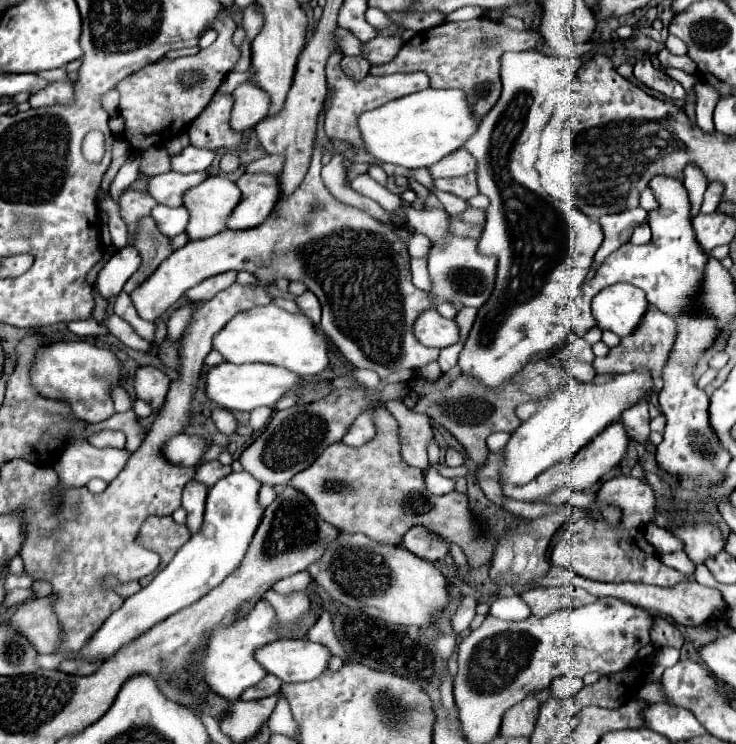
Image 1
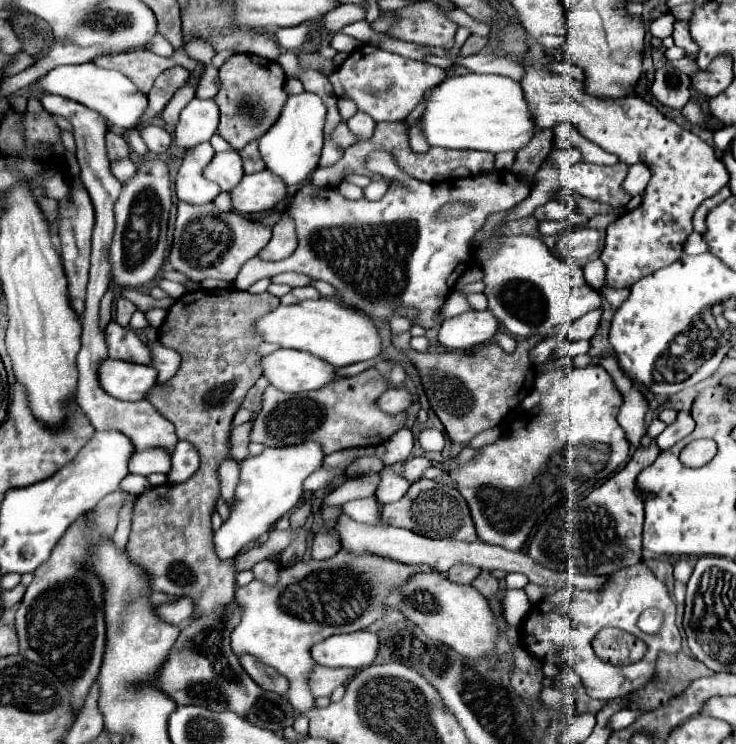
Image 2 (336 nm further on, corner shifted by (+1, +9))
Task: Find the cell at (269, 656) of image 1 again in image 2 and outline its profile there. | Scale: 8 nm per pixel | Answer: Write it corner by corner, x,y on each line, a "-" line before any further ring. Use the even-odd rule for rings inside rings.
355,631
347,635
335,635
311,649
317,665
327,667
369,667
379,653
379,637
371,631

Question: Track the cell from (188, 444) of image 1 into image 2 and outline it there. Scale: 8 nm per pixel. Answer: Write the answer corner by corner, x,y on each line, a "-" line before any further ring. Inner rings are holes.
149,449
149,451
137,451
135,457
131,459
129,465
131,473
137,475
151,475
151,473
163,473
169,475
171,471
171,459
167,453
163,453
161,449

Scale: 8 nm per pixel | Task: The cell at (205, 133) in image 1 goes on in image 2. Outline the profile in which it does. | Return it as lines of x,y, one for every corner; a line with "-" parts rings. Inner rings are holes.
247,53
231,55
219,67
219,77
221,77
221,89
213,97
221,113
217,133
235,151
241,151
249,141
255,141
261,135
265,135
271,129
271,125
279,119
279,113
287,101
287,93
285,93
287,79
277,61
263,59
259,55
247,55

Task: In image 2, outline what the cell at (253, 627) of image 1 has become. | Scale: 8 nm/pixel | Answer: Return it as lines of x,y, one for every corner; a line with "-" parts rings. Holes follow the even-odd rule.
341,549
333,557
325,561
315,561
315,559
303,559
297,561
295,565
281,567
279,569
279,581
275,585
267,585
263,581
251,581
245,587
237,587
235,591
235,601
241,607
241,623
235,627
231,633
231,649
235,655
251,653
265,665
275,667
279,673
283,673
289,683
291,683
291,705
299,709
301,713
309,711
315,707
315,699
309,691
309,673
315,667
315,661
311,657
311,647
331,635
337,633
353,633
367,629
373,625
377,619
383,617
383,599
391,593
391,589
405,585
415,573
419,573
419,567
405,565
387,557
371,555
371,553
361,553
355,555
347,549
-
361,609
361,611
359,611
-
327,615
337,615
337,621
327,619

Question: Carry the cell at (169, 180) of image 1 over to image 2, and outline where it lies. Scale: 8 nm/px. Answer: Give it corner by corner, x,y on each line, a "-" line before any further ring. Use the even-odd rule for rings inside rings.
225,151
225,153
217,153
211,161
211,165
205,169
205,177
215,181
221,191
229,191
235,189
235,185
239,185
239,181
243,179
243,159
237,151

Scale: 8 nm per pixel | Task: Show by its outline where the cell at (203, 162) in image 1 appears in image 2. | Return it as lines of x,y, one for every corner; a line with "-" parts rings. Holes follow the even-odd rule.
141,125
139,127
139,135
141,139
145,141
145,145
149,147
149,151
153,155
163,155
167,153
169,145
171,145
171,135
167,129
163,127
157,127
157,125

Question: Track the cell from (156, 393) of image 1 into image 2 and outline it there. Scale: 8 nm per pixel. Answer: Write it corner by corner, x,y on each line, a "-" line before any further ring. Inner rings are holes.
111,321
105,329
105,341
111,359
141,363
141,365
151,363
149,347
135,335
131,327
121,327
115,321

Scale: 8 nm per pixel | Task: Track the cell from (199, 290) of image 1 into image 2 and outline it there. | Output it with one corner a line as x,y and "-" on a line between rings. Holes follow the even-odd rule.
179,201
177,209
179,211
175,221
175,235
169,253
169,263
175,271
185,273
193,281
203,281
203,279
235,281
241,265
247,259
255,257
271,239
271,227
261,225
259,221
245,219
235,211
219,213
219,209
213,203
191,205

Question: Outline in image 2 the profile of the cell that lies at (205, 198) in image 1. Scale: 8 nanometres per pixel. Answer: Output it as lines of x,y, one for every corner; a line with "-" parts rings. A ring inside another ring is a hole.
259,171
245,175
243,181
231,191
233,211
237,213
259,213
269,211
287,197
287,185
271,171

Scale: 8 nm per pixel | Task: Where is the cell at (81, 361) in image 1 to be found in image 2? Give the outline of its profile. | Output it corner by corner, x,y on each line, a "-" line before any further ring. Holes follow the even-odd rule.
117,359
103,361
99,369
101,387
123,401
141,401
157,387
157,369
153,365
137,365

